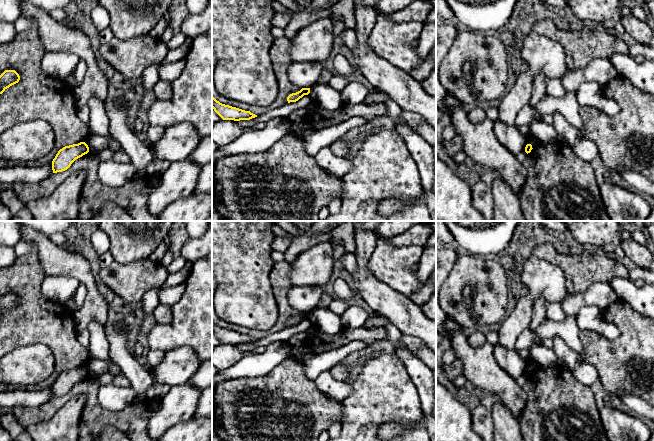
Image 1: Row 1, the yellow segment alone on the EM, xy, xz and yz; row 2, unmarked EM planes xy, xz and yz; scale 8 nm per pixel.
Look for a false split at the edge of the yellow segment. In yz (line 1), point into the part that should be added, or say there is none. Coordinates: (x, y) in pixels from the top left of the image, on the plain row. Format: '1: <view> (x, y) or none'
1: none

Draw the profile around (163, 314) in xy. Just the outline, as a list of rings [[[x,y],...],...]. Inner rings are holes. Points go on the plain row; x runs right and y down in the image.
[[[160,304],[155,308],[153,316],[158,324],[168,324],[172,321],[171,306]]]

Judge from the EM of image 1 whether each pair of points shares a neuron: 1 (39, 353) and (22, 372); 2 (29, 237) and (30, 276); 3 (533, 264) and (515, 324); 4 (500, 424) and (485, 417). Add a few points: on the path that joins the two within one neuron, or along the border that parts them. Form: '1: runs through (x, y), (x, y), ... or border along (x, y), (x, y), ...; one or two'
1: runs through (36, 358), (27, 367); one
2: border along (30, 243), (36, 246), (37, 256), (41, 264); two
3: runs through (533, 279), (533, 295), (525, 303), (523, 309); one
4: border along (490, 411), (493, 430); two

